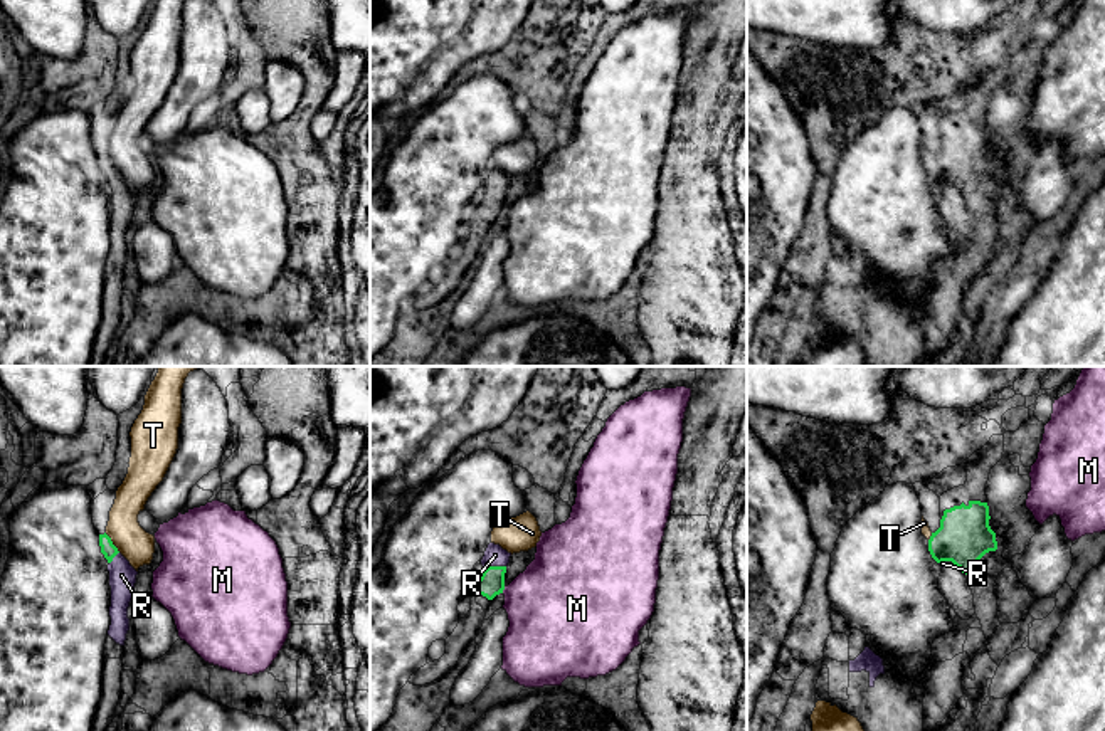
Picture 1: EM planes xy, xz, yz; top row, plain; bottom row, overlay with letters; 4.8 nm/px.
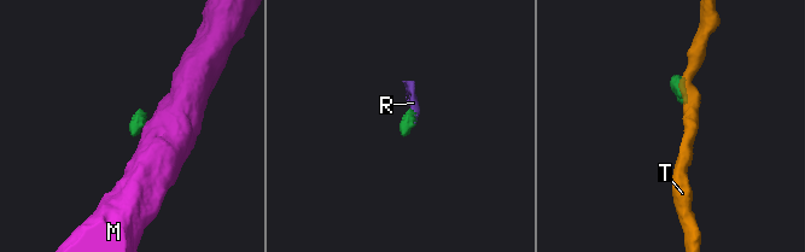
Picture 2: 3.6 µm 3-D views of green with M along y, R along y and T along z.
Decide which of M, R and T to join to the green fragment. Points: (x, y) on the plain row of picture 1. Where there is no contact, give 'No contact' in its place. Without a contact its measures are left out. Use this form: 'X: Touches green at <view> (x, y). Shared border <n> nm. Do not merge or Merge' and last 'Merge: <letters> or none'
M: Touches green at xz (503, 212). Shared border 40 nm. Do not merge
R: Touches green at xz (495, 190). Shared border 110 nm. Merge
T: Touches green at xy (111, 167). Shared border 120 nm. Do not merge
Merge: R

